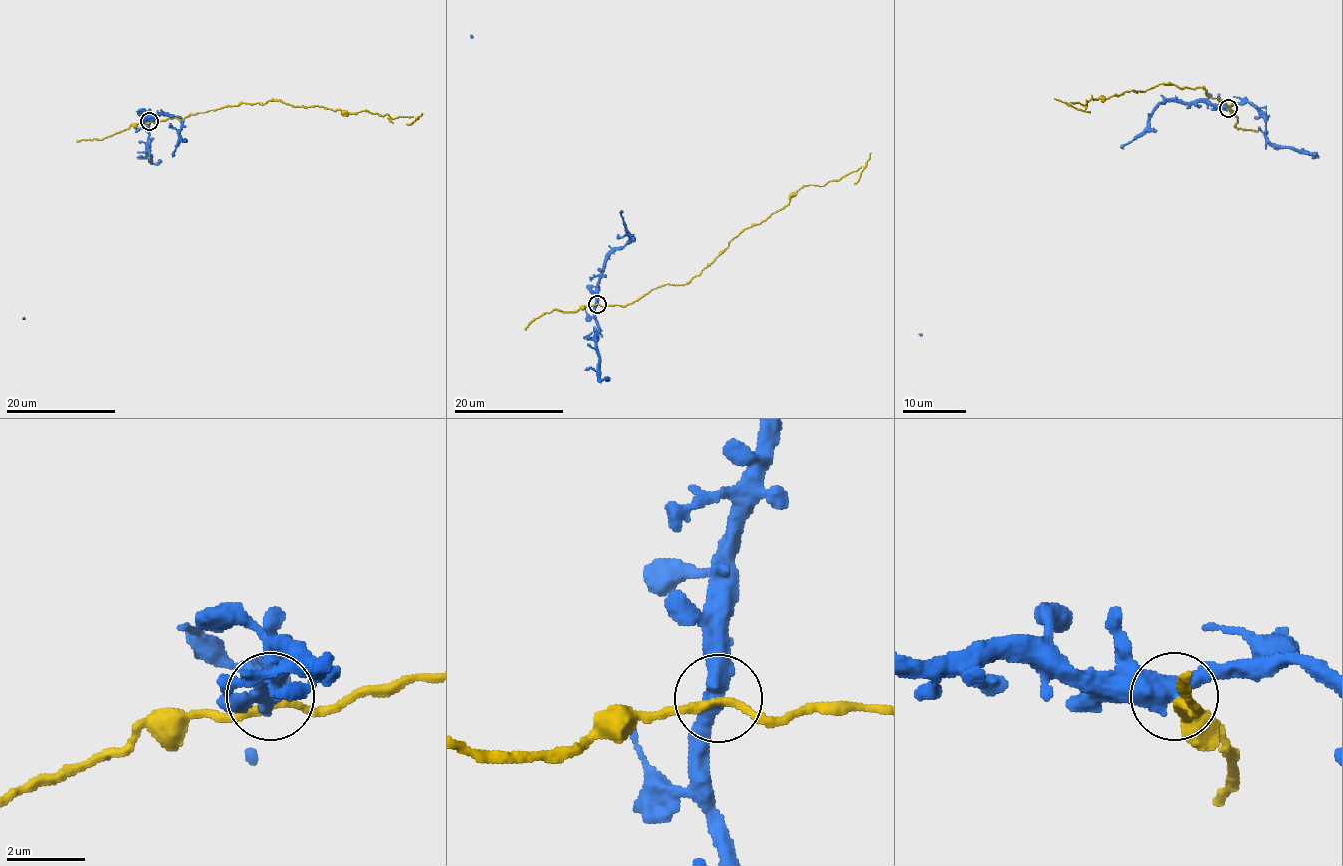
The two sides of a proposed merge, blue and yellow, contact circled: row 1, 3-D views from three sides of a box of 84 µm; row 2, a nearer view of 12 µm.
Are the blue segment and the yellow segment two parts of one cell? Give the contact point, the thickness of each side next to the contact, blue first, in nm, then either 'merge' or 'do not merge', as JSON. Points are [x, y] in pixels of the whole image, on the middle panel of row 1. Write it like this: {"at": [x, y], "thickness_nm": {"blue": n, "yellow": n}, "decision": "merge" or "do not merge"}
{"at": [597, 304], "thickness_nm": {"blue": 480, "yellow": 190}, "decision": "do not merge"}

